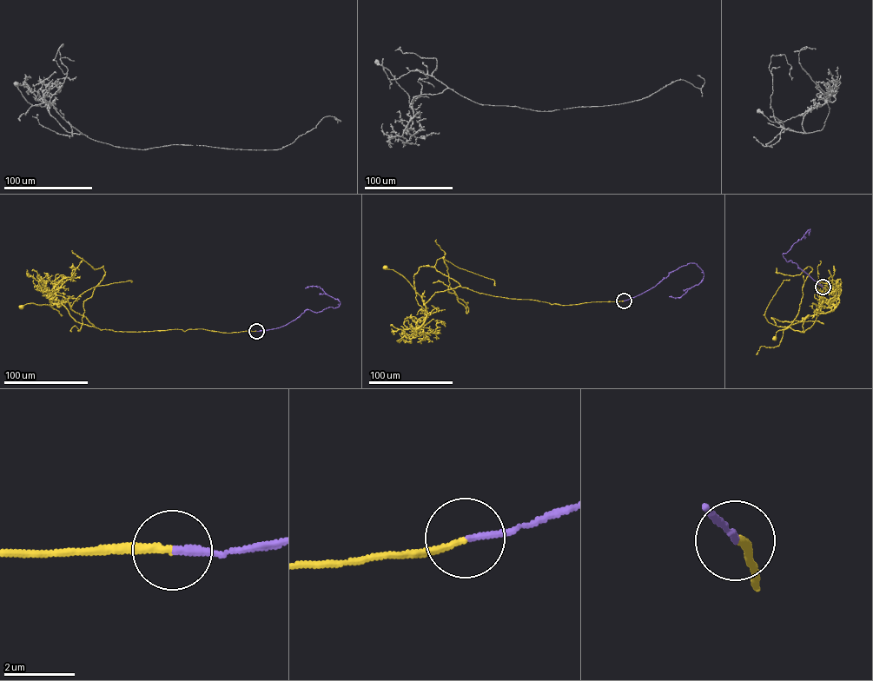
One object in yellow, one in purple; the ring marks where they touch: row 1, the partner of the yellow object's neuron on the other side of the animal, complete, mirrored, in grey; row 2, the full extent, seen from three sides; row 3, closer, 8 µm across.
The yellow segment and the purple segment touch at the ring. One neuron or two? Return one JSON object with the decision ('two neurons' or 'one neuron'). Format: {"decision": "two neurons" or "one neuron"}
{"decision": "one neuron"}

